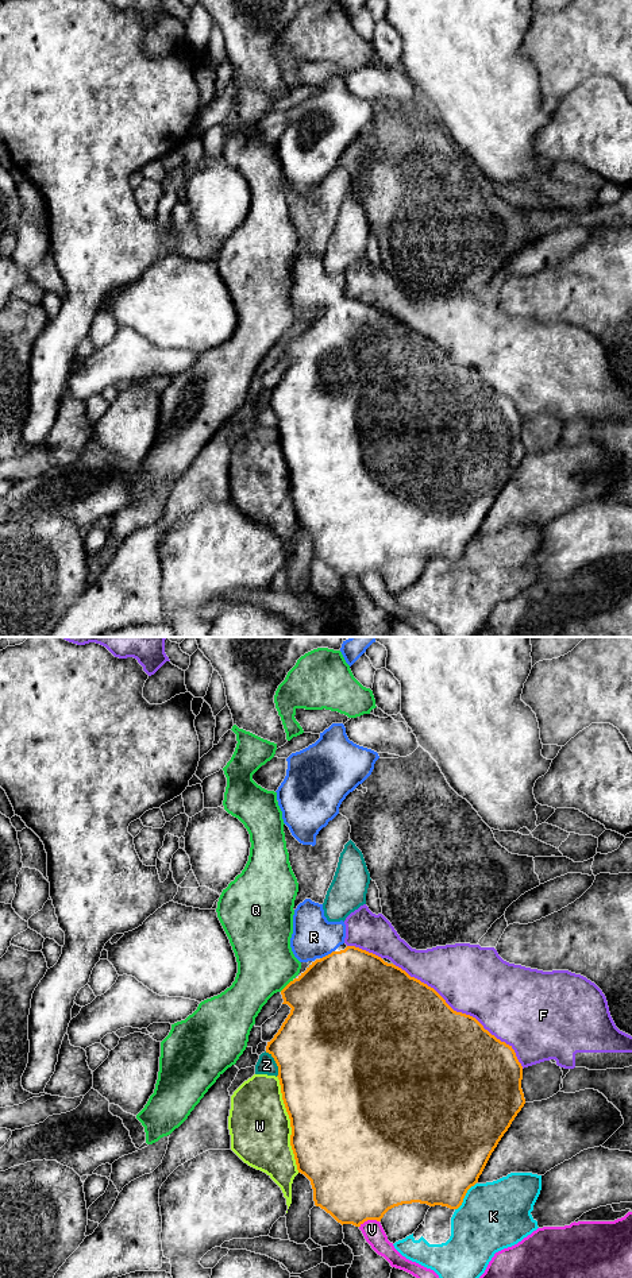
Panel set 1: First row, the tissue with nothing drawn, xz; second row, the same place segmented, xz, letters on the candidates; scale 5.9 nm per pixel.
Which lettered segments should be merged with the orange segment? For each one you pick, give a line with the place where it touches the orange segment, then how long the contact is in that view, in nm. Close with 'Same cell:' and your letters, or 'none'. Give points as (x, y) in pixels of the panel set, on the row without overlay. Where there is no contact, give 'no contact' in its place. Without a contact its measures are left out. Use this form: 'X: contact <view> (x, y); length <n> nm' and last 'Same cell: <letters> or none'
R: contact xz (328, 307); length 100 nm
Same cell: R

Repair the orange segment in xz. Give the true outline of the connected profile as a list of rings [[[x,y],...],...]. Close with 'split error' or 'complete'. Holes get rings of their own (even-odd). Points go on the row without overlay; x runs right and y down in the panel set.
[[[305,251],[294,262],[290,300],[300,314],[311,313],[312,316],[281,343],[282,356],[288,356],[292,362],[278,385],[267,394],[266,405],[274,410],[278,418],[277,429],[290,471],[290,498],[297,522],[311,533],[315,557],[324,561],[342,578],[361,579],[367,572],[381,574],[389,561],[412,555],[458,561],[467,543],[478,534],[492,505],[525,456],[521,441],[523,418],[512,398],[492,387],[475,370],[454,363],[433,340],[411,329],[401,320],[355,298],[338,304],[336,301],[344,296],[344,290],[344,274],[328,274],[323,256]]]; split error

